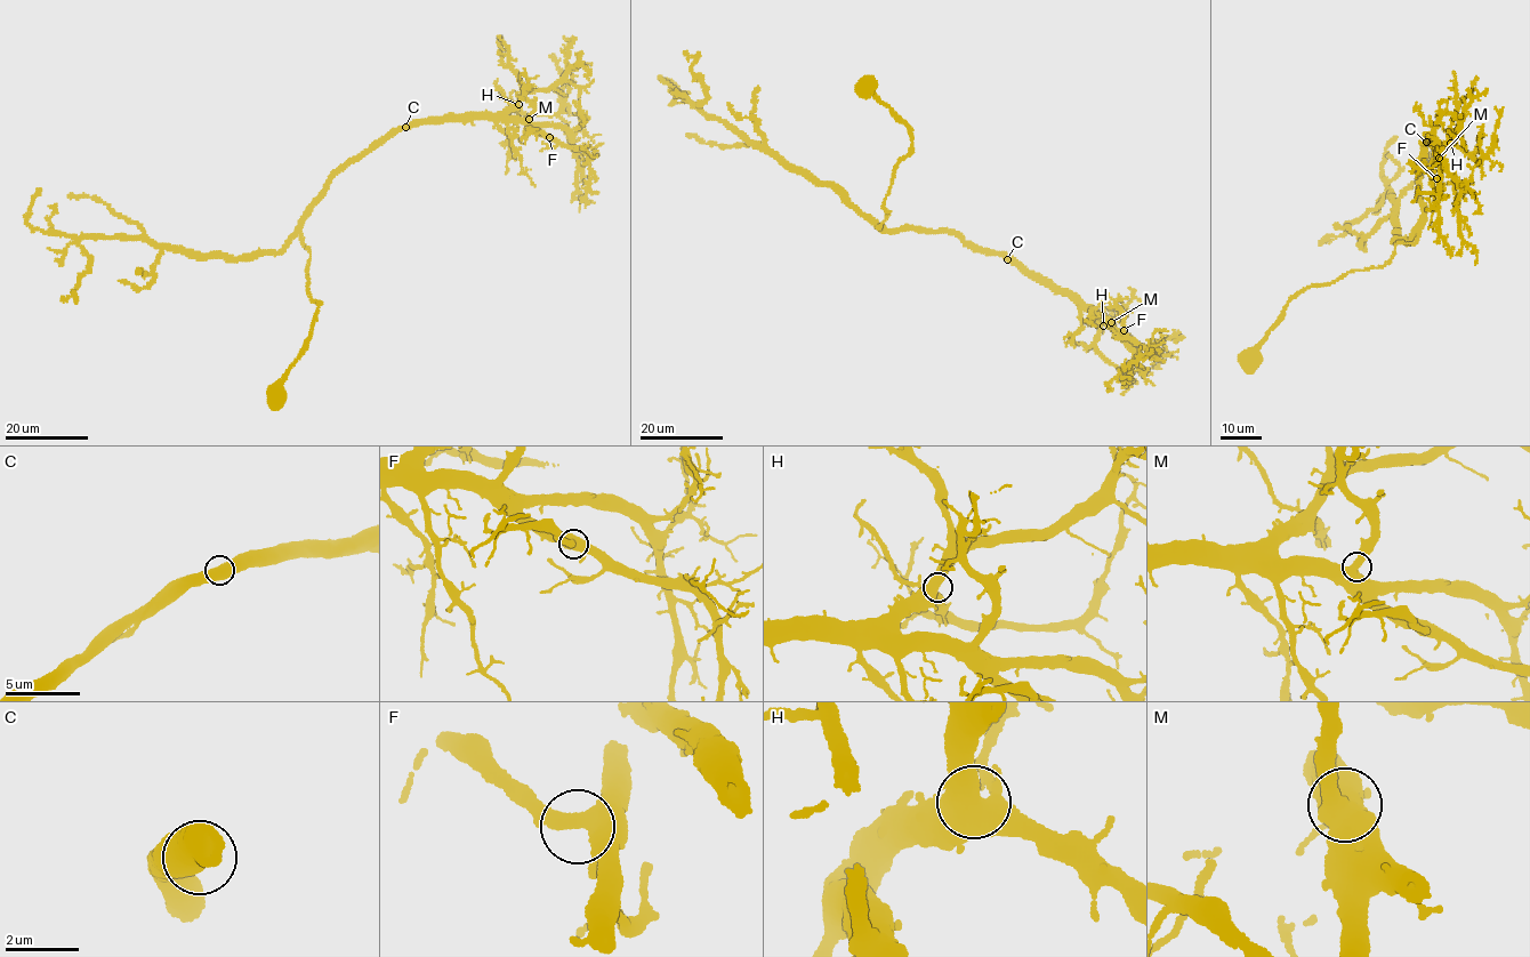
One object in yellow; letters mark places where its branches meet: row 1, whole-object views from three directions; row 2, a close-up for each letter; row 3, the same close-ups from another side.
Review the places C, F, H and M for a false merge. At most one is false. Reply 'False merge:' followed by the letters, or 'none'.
False merge: none

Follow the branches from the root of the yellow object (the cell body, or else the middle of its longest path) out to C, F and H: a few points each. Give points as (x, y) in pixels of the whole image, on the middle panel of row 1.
C: (866, 88), (904, 122), (912, 143), (893, 174), (884, 203), (887, 217), (878, 228), (947, 231), (1007, 259)
F: (866, 88), (904, 122), (912, 143), (893, 174), (878, 228), (947, 231), (1012, 258), (1124, 330)
H: (866, 88), (904, 122), (912, 143), (893, 174), (878, 228), (947, 231), (1012, 258), (1103, 326)

